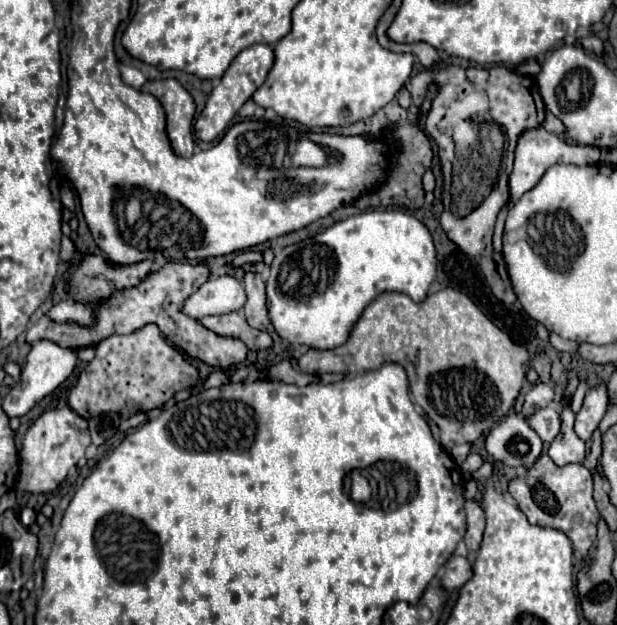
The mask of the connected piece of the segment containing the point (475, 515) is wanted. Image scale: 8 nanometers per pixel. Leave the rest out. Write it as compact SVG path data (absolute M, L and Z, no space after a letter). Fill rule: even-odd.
M467 500L465 502L465 512L467 512L467 534L465 534L465 546L479 548L483 530L485 530L485 510L479 500Z

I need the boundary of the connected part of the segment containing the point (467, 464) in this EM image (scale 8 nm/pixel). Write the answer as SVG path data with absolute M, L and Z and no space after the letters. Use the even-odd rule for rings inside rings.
M470 453L465 461L461 464L460 468L465 473L472 473L483 464L483 459L478 453Z

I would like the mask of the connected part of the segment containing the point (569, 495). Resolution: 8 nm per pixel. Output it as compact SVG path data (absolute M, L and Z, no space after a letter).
M543 454L525 476L515 478L509 484L509 492L517 500L521 512L527 516L531 524L565 532L573 542L575 560L577 562L587 560L589 550L595 542L599 512L591 496L593 492L591 472L583 464L567 464L559 468L547 454Z

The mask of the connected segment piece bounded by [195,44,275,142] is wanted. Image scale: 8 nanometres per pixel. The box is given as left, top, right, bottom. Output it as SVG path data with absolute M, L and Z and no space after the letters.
M253 44L253 46L245 48L243 52L239 52L237 58L227 68L227 72L223 74L221 84L217 88L213 88L213 92L211 92L211 96L207 100L205 110L197 118L197 122L195 122L195 136L199 140L203 140L203 142L213 142L217 136L221 136L225 132L225 128L229 126L229 122L239 112L239 108L265 82L269 70L273 68L273 62L275 62L275 54L273 54L273 48L269 44Z

